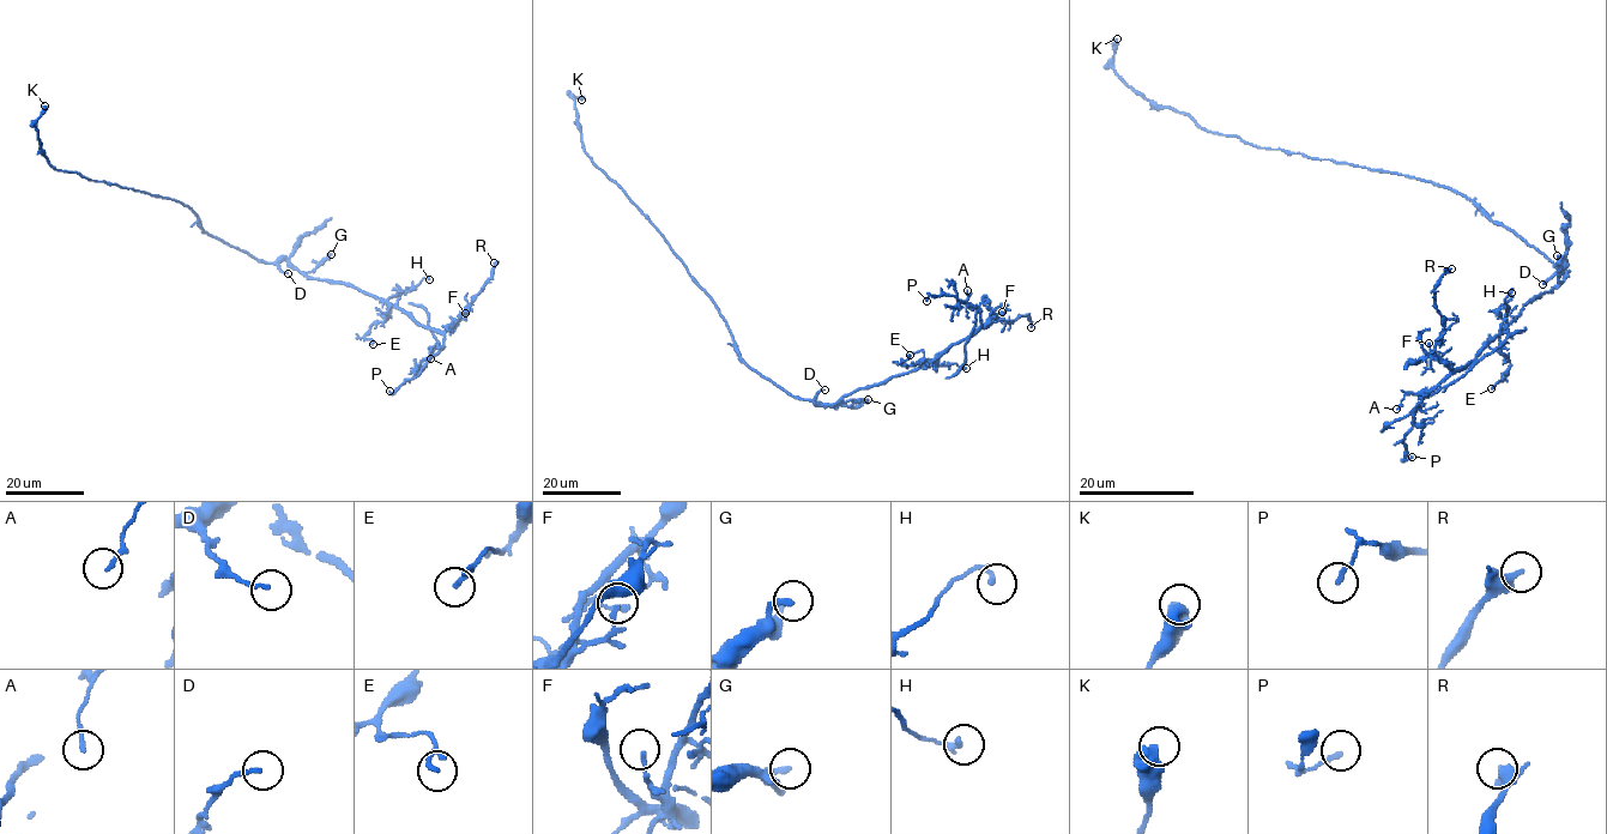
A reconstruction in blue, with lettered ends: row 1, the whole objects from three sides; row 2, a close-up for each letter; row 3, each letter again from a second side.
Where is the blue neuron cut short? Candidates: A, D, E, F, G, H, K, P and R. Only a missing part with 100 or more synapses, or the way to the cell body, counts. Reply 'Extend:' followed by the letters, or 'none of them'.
Extend: none of them

